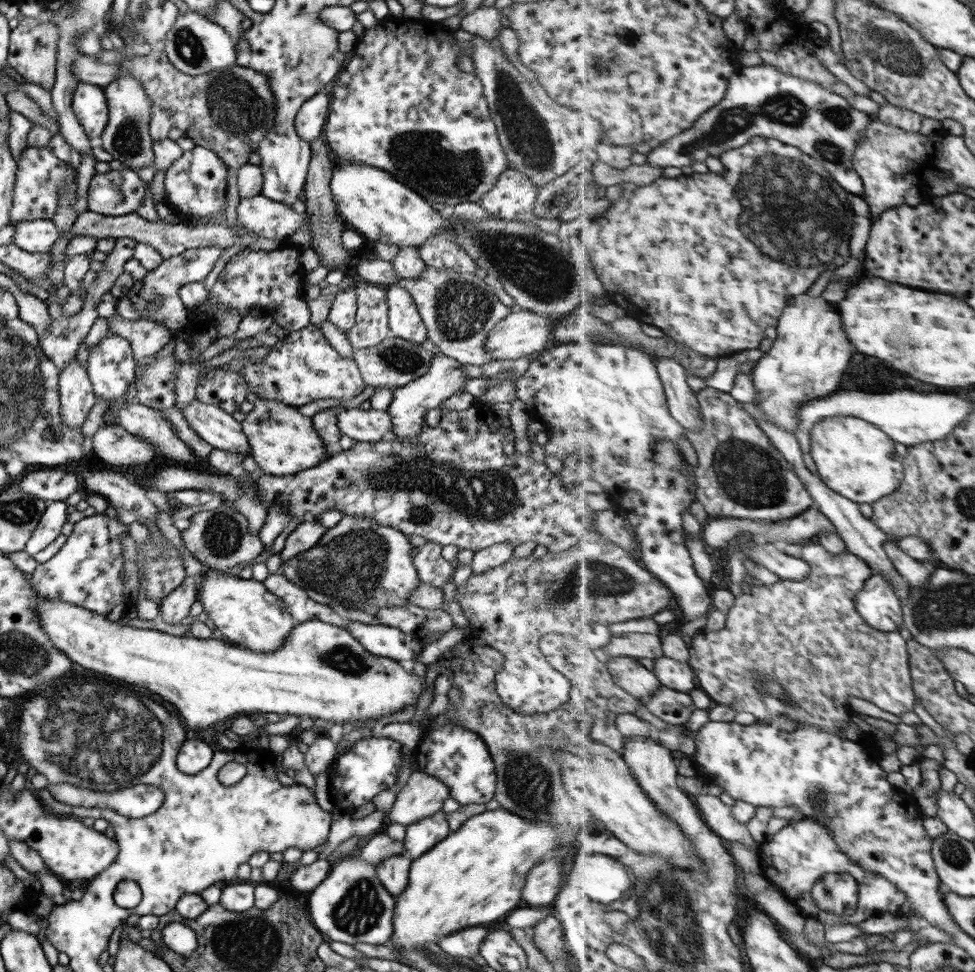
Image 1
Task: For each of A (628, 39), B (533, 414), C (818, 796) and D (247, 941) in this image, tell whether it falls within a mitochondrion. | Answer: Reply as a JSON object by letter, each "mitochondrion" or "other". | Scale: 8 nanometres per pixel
{"A":"mitochondrion","B":"other","C":"mitochondrion","D":"mitochondrion"}

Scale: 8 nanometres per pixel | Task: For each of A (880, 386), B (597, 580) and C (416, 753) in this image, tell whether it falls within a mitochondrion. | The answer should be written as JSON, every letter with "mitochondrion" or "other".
{"A":"other","B":"mitochondrion","C":"other"}

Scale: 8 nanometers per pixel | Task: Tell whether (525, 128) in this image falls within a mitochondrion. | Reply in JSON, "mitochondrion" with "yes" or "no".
{"mitochondrion":"yes"}

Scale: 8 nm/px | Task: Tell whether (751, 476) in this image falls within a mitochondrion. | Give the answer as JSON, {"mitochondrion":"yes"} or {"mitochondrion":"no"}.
{"mitochondrion":"yes"}

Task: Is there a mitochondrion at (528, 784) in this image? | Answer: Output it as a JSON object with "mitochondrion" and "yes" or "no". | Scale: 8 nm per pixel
{"mitochondrion":"yes"}

